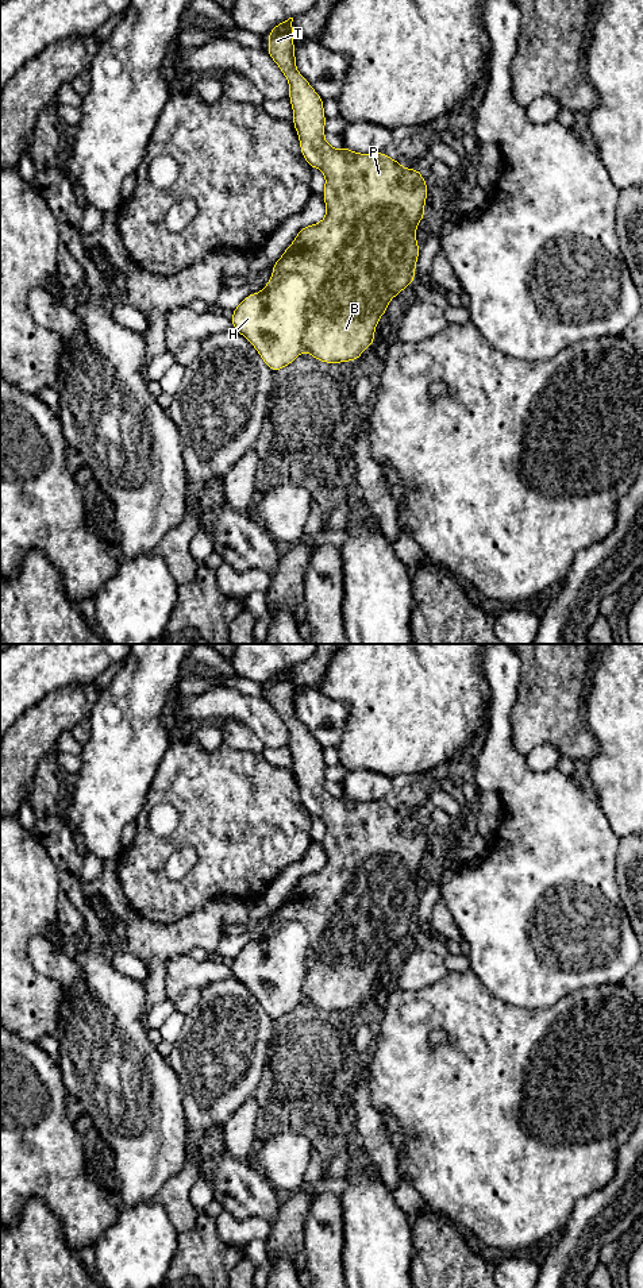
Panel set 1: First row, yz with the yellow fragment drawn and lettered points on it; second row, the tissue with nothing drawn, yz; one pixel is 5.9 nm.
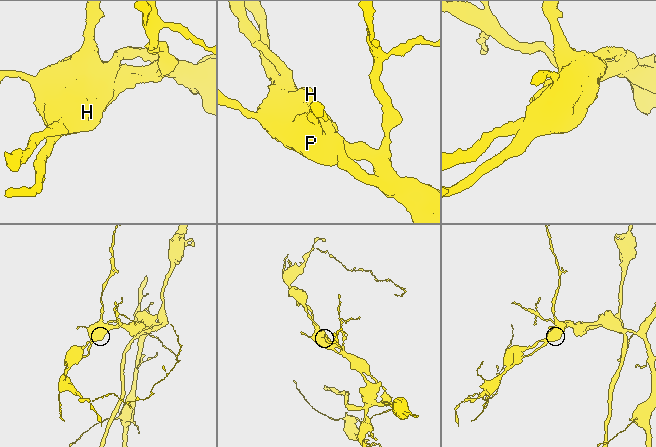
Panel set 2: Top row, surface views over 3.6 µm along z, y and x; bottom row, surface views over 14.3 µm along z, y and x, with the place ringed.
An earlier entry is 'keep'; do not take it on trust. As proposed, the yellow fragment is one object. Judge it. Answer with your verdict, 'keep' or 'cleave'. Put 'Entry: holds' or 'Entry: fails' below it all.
cleave
Entry: fails

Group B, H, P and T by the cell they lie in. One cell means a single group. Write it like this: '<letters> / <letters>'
B P T / H

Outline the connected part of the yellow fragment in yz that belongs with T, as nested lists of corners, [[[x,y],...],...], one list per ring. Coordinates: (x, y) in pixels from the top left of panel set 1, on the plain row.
[[[289,666],[267,682],[267,701],[289,730],[293,774],[299,783],[303,805],[312,817],[320,817],[326,825],[323,837],[326,865],[320,871],[299,879],[282,905],[273,911],[272,926],[261,940],[272,940],[288,922],[303,923],[309,936],[305,960],[308,971],[303,983],[303,998],[326,1011],[355,1010],[373,992],[376,975],[380,965],[386,960],[389,949],[413,930],[420,899],[416,890],[416,876],[419,869],[426,865],[427,830],[417,818],[403,815],[398,809],[392,807],[385,801],[359,802],[347,795],[338,798],[324,788],[323,748],[296,717],[292,670],[293,666]]]

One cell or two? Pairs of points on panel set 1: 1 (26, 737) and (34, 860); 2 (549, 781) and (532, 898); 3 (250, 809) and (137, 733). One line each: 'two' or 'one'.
1: two
2: one
3: two

